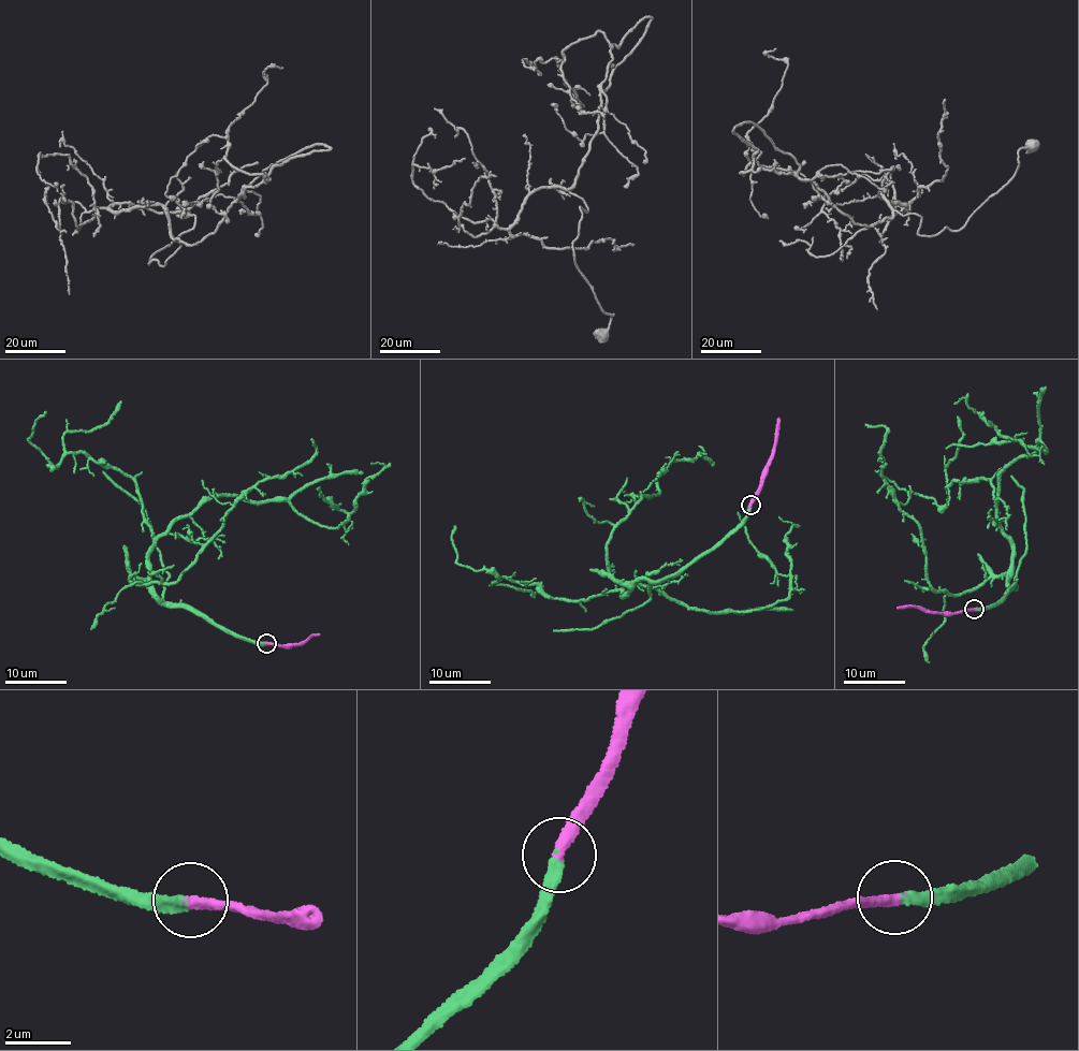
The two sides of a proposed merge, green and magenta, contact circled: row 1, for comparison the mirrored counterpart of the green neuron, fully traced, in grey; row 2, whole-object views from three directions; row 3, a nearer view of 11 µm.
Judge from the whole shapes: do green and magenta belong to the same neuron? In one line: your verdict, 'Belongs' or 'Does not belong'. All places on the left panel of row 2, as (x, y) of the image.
Belongs

